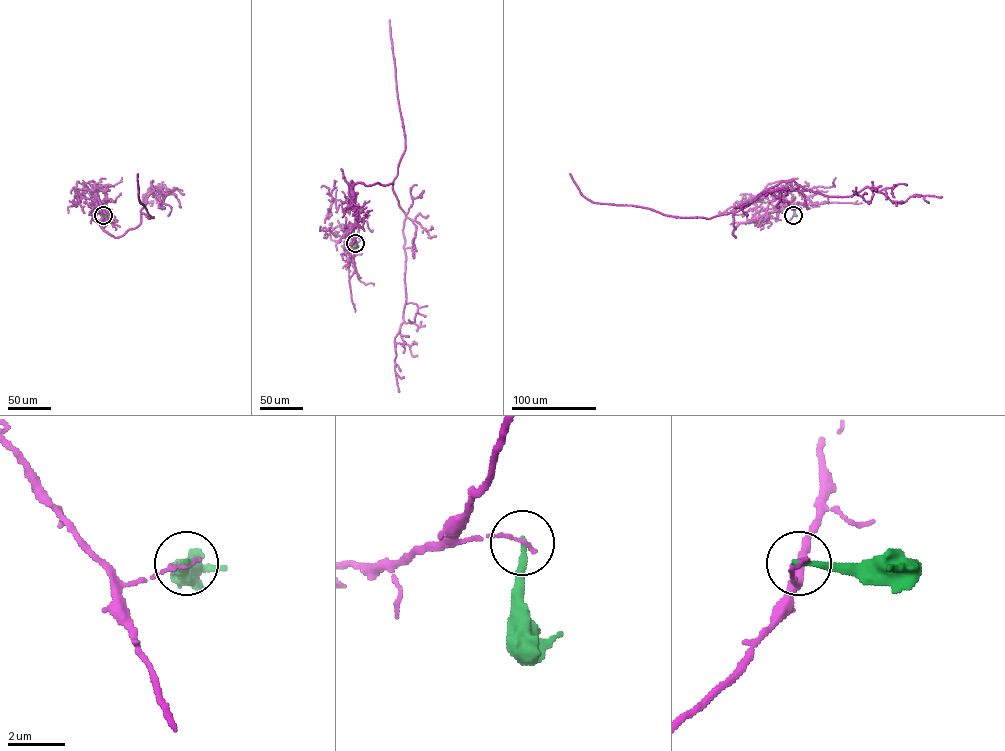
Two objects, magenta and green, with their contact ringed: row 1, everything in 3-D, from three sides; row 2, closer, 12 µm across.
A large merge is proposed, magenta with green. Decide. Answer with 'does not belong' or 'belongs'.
does not belong

